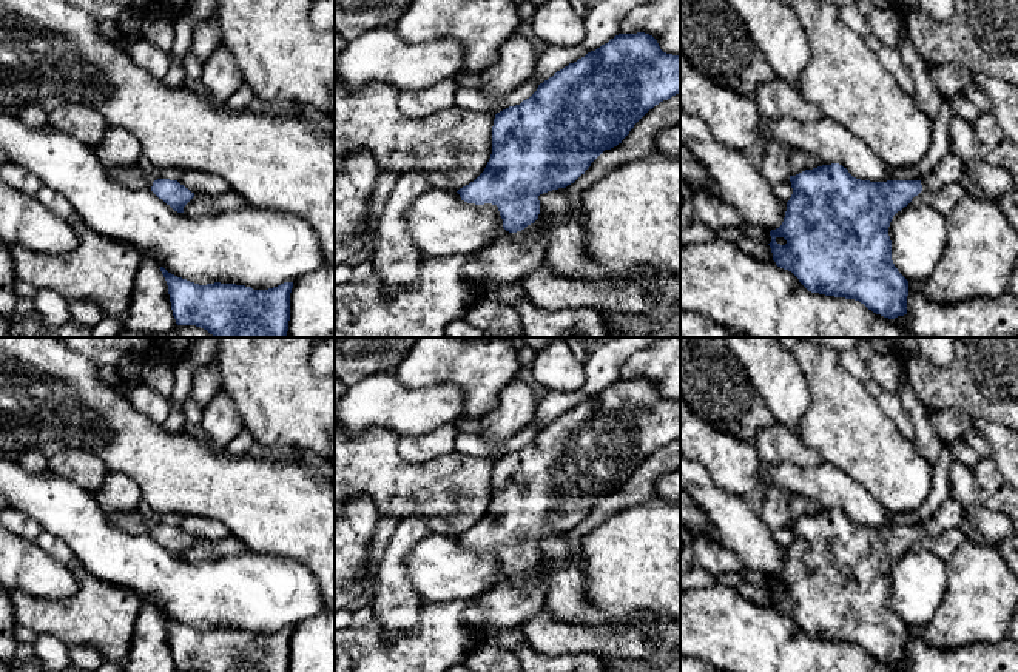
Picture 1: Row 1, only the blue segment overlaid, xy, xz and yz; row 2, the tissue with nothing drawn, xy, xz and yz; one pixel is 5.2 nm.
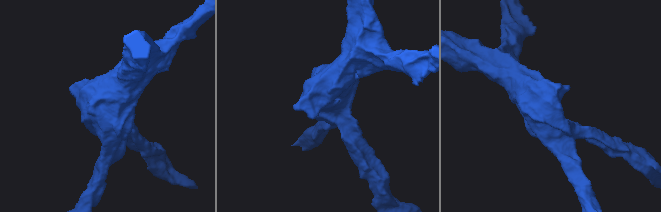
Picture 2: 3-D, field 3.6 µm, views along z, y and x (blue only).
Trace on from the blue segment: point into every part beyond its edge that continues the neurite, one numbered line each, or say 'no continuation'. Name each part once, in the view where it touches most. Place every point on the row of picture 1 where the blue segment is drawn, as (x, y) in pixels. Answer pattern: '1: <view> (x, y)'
1: xy (134, 178)

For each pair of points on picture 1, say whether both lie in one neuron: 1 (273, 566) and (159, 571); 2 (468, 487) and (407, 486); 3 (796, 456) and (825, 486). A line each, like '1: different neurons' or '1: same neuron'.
1: same neuron
2: same neuron
3: different neurons

